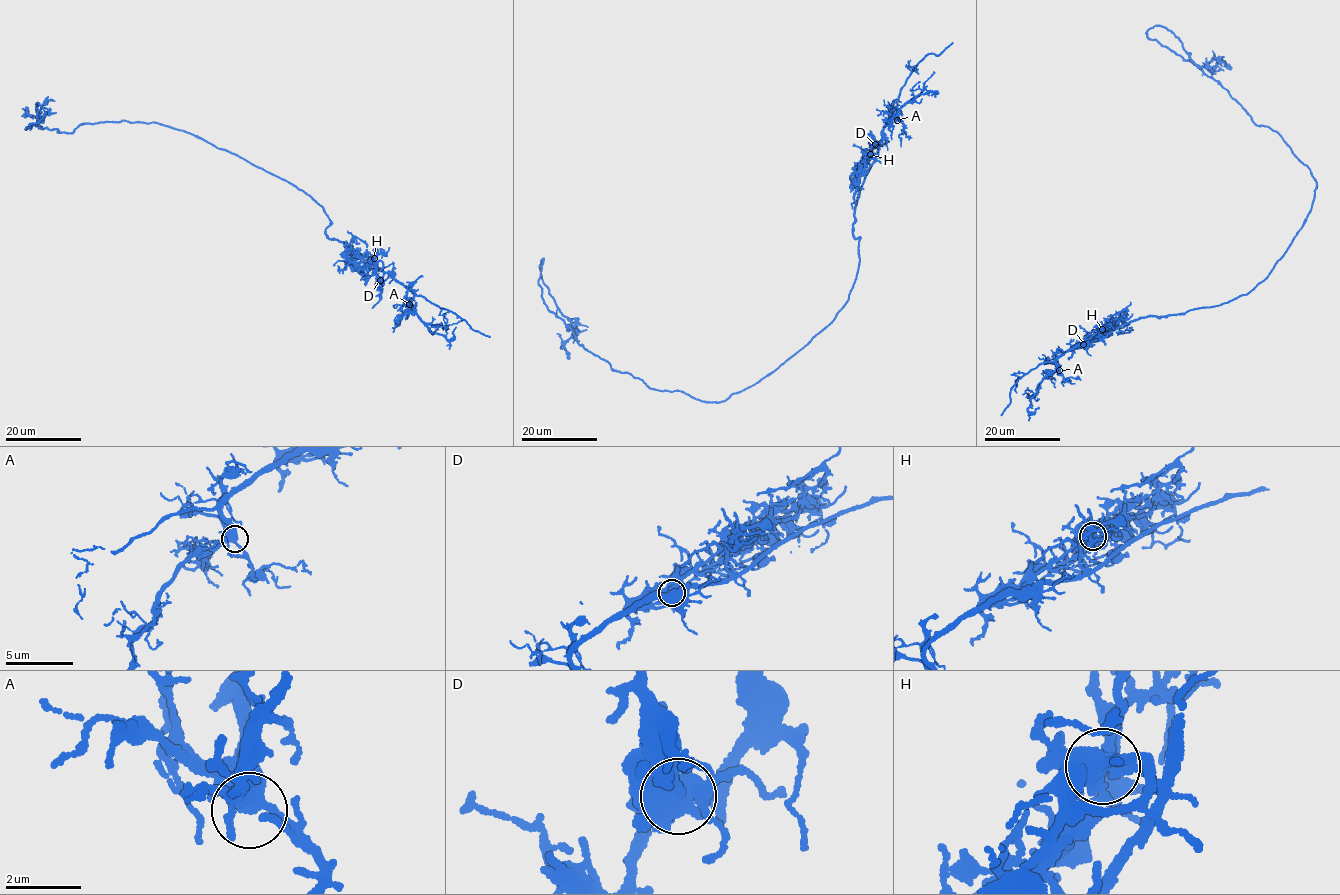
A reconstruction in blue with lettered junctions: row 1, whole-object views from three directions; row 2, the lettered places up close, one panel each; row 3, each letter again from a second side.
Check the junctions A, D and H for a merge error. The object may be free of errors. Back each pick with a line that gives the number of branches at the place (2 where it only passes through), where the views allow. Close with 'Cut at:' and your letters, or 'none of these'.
D: 8 branches meet
Cut at: D

